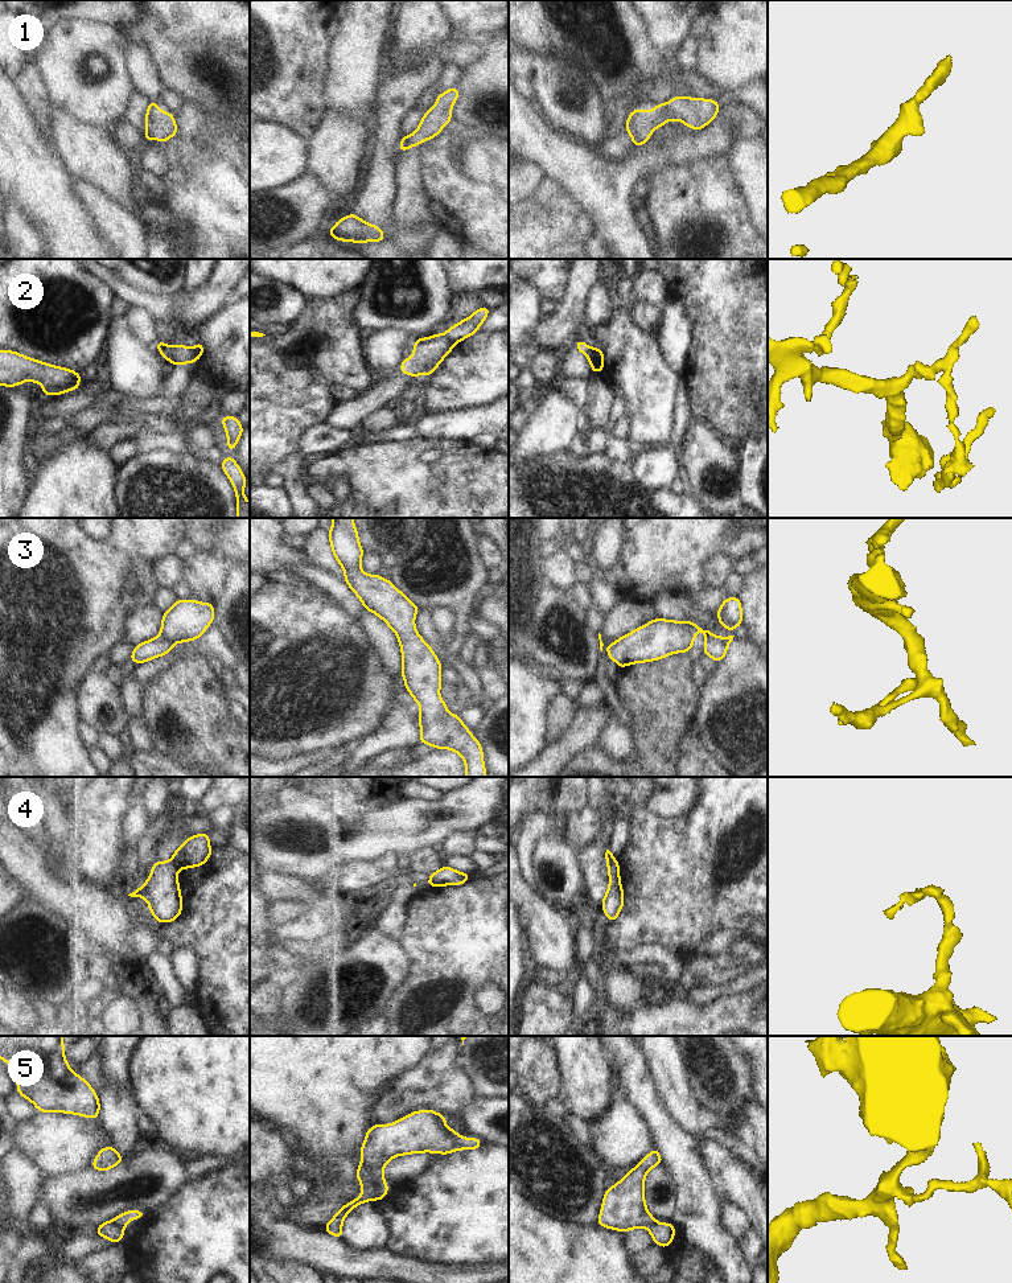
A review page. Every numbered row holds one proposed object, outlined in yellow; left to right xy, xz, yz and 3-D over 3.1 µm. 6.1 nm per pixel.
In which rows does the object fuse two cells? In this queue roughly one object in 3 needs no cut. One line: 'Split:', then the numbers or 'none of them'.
Split: 2, 3, 4, 5

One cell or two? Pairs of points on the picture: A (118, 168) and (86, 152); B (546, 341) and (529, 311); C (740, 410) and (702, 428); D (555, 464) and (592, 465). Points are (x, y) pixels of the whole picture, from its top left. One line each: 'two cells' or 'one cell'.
A: one cell
B: two cells
C: two cells
D: one cell

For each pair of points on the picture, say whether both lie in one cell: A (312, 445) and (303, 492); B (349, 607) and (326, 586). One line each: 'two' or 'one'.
A: one
B: one

